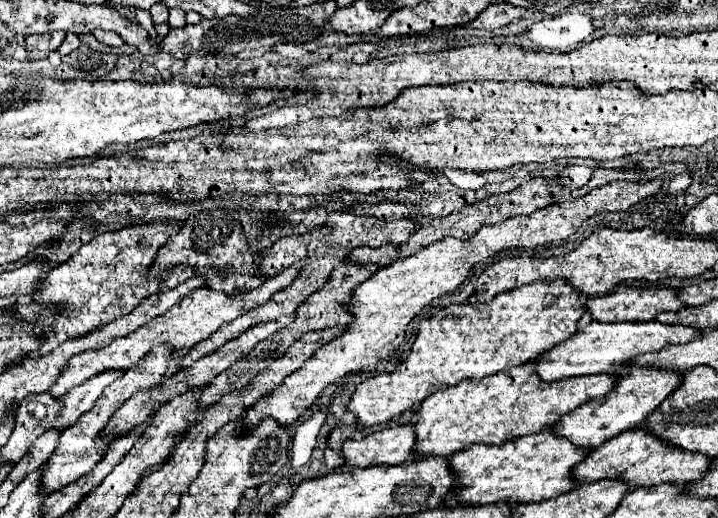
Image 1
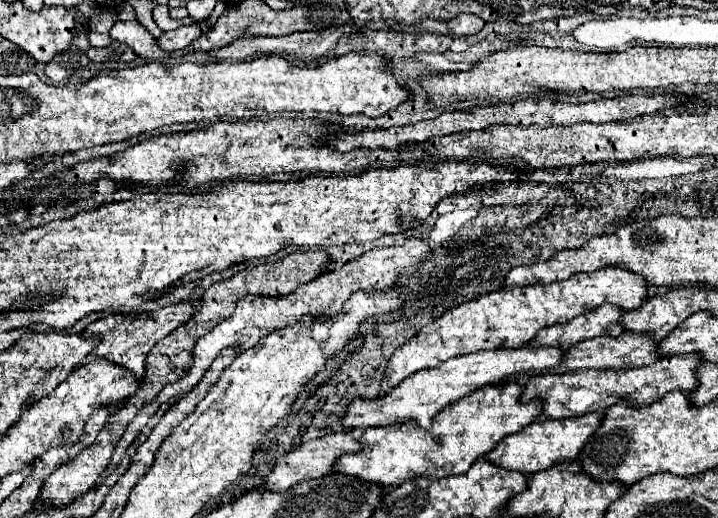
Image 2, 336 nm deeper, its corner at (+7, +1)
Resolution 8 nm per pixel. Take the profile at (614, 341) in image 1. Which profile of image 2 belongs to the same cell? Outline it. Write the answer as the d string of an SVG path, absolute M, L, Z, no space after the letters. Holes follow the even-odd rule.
M517 348L517 350L487 350L463 358L451 358L447 362L441 362L439 366L431 370L419 370L405 378L401 384L397 384L391 392L367 400L367 398L355 398L341 418L341 424L345 428L373 428L373 426L393 426L403 422L417 422L419 426L427 428L431 426L431 418L449 406L451 402L457 402L463 394L471 394L473 390L479 390L491 382L503 380L505 376L519 374L523 370L549 370L559 362L559 354L563 350L555 348Z

